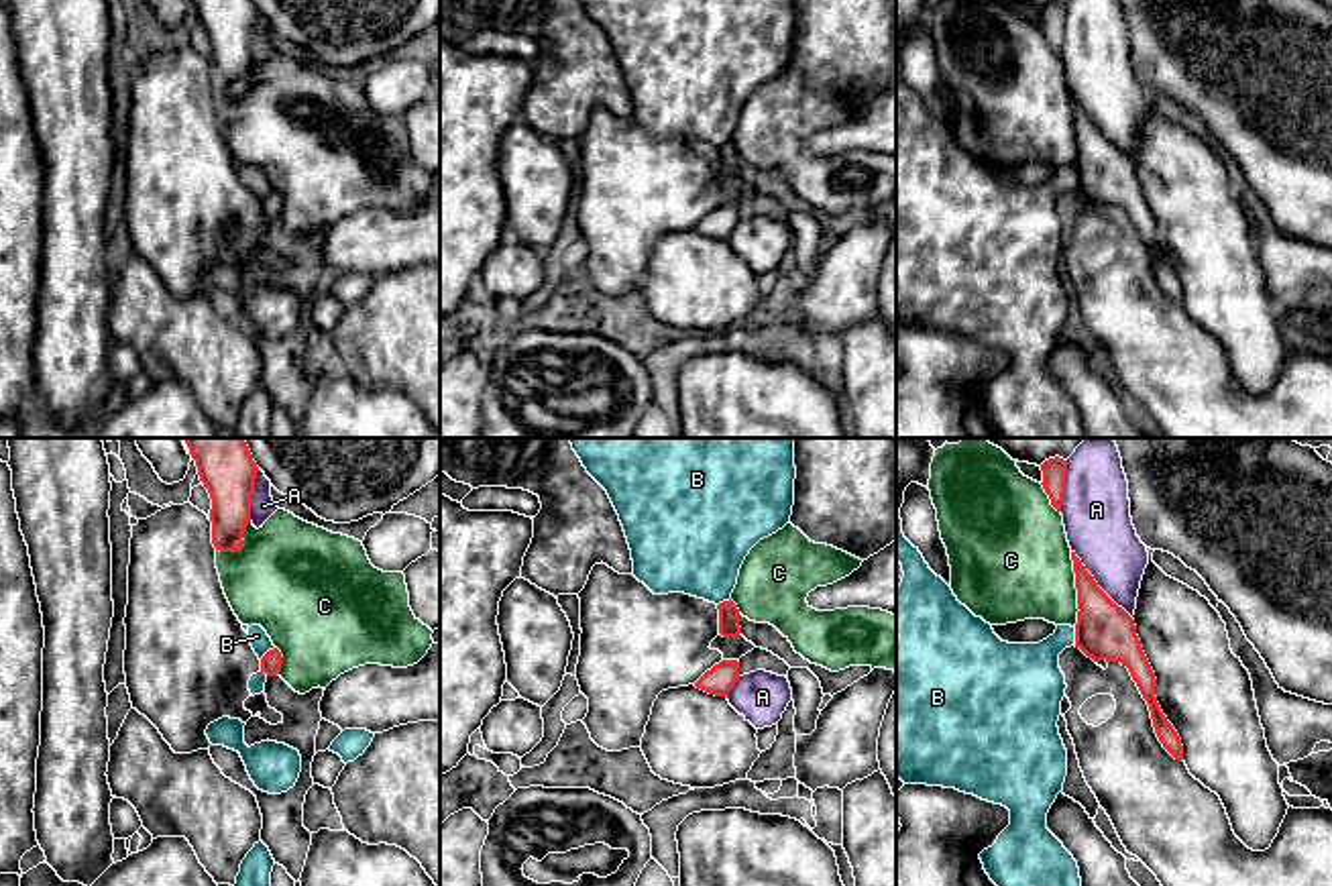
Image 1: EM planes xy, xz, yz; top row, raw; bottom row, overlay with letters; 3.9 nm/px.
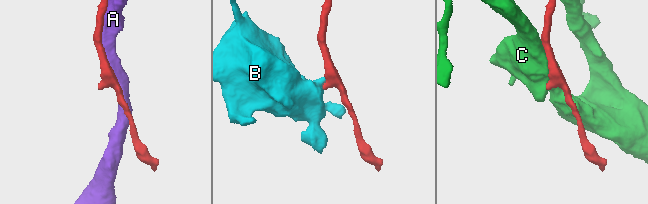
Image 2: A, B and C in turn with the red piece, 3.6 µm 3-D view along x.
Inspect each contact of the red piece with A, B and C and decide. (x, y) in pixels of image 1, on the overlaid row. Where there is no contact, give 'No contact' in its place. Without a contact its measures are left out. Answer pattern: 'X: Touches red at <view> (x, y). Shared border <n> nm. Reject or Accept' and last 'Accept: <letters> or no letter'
A: Touches red at yz (1096, 585). Shared border 360 nm. Reject
B: Touches red at yz (1076, 636). Shared border 70 nm. Reject
C: Touches red at yz (1076, 587). Shared border 300 nm. Reject
Accept: no letter

